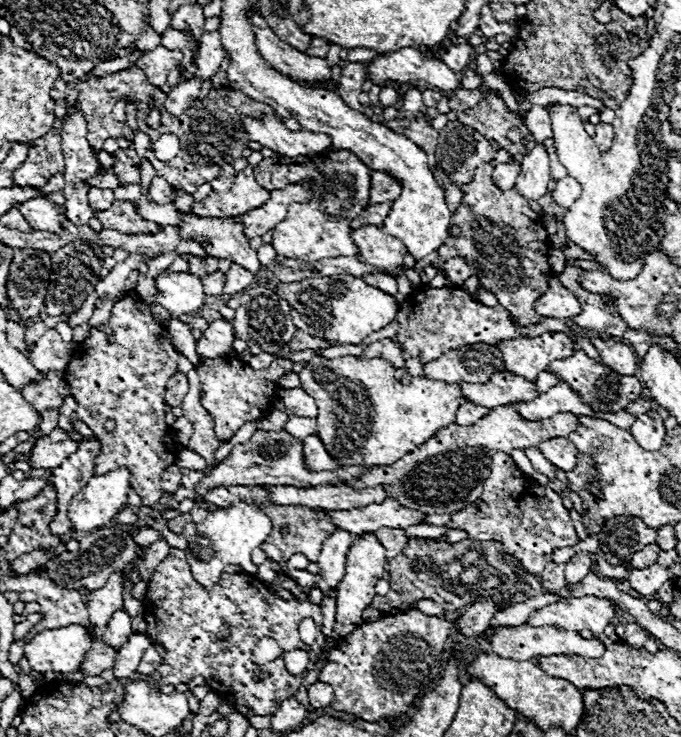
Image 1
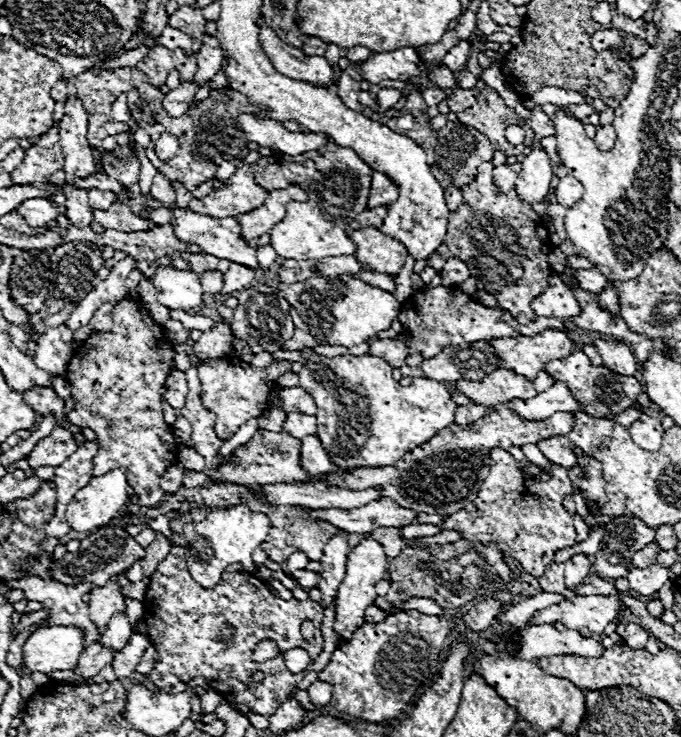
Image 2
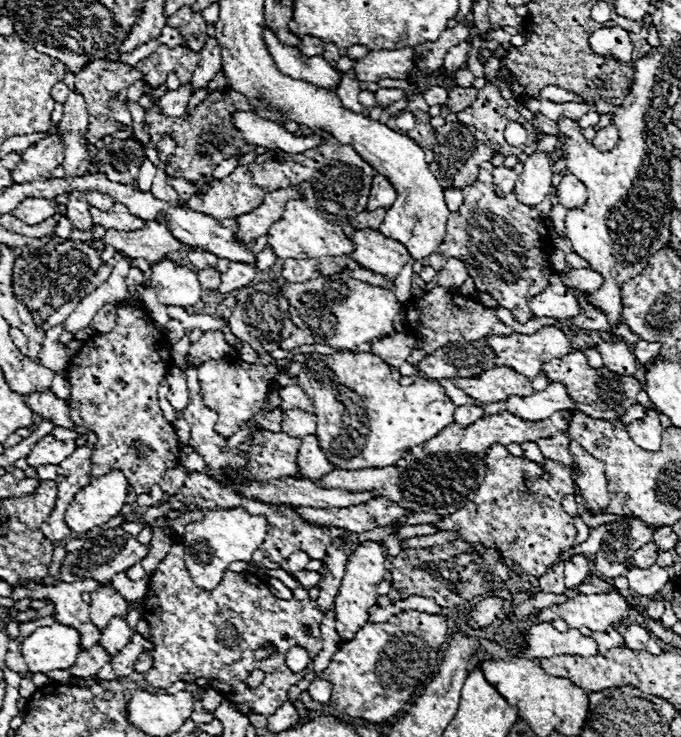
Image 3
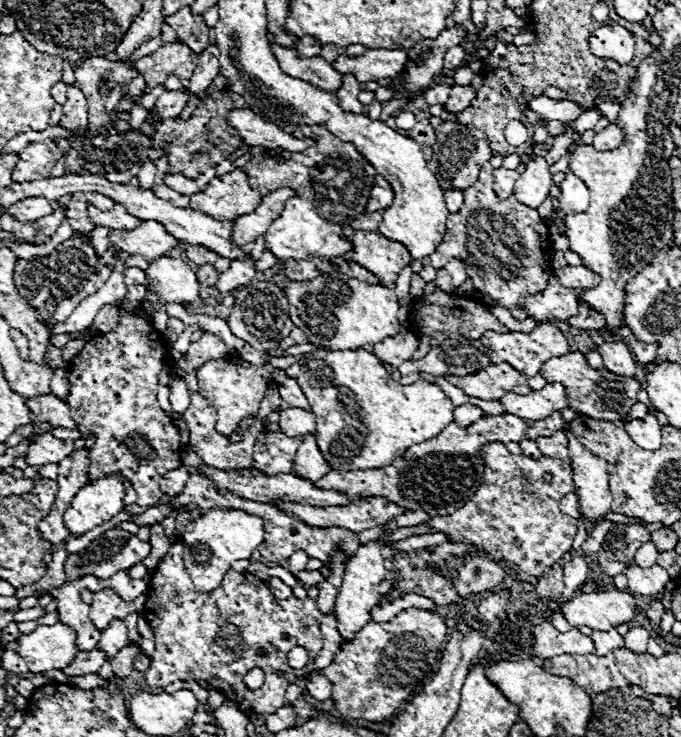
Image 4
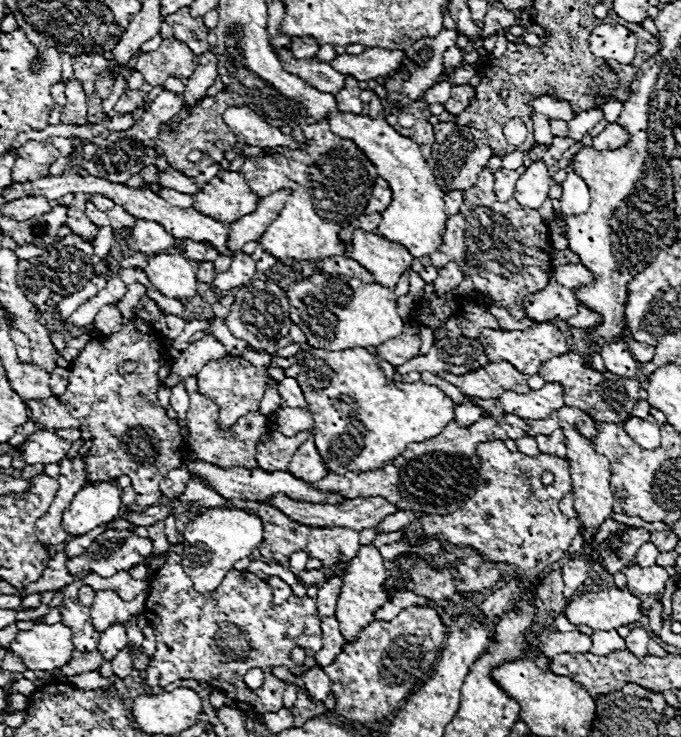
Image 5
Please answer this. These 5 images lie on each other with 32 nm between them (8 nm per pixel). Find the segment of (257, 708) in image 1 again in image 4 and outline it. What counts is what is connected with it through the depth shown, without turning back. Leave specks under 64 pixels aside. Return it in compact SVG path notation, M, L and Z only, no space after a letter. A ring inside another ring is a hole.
M182 542L172 544L168 554L162 558L162 562L152 572L148 582L148 598L142 616L148 620L154 632L155 650L151 655L150 668L145 672L146 683L152 688L165 688L177 680L206 680L212 688L216 688L228 700L232 700L238 706L238 710L242 710L246 716L272 714L272 710L284 706L286 688L312 670L312 666L306 666L302 670L292 670L286 662L286 654L290 652L290 648L304 646L308 650L310 660L322 650L322 638L320 638L322 612L318 610L312 598L298 600L292 596L290 600L276 602L268 584L248 572L228 570L222 578L222 584L216 590L200 592L194 588L184 568L182 550L184 550ZM258 650L264 650L266 656L256 656ZM252 668L262 668L266 674L260 690L248 690L244 686L244 676ZM276 672L282 672L282 676L278 676Z

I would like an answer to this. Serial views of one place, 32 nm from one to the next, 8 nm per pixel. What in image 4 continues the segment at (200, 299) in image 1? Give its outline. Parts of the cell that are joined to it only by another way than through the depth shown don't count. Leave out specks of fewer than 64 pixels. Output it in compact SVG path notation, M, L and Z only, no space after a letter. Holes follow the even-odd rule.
M162 256L150 264L146 274L150 286L164 302L192 304L200 296L200 282L182 258Z

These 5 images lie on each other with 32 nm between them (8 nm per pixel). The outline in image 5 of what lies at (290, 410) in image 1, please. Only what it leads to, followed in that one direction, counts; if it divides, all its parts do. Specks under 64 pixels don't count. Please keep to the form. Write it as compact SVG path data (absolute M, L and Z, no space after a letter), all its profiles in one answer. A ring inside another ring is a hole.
M284 378L282 382L278 382L278 392L280 392L280 406L304 406L308 408L308 402L304 398L304 392L300 390L296 378Z

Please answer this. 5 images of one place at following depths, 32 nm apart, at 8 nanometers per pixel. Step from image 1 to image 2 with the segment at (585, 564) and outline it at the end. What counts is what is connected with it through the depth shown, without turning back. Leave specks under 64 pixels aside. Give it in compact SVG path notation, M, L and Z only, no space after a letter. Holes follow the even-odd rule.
M576 554L572 556L568 562L566 562L566 586L572 588L572 586L578 586L588 574L590 574L590 558L586 554Z

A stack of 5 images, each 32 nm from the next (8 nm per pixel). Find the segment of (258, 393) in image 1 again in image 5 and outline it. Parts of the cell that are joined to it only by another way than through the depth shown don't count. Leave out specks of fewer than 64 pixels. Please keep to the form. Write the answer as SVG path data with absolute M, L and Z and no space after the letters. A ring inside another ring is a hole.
M224 356L220 360L208 362L198 372L198 386L200 394L210 398L218 406L218 424L220 430L230 430L238 418L242 418L248 412L256 412L260 408L260 400L264 396L264 390L268 386L268 370L266 368L254 368L248 360L240 356Z

